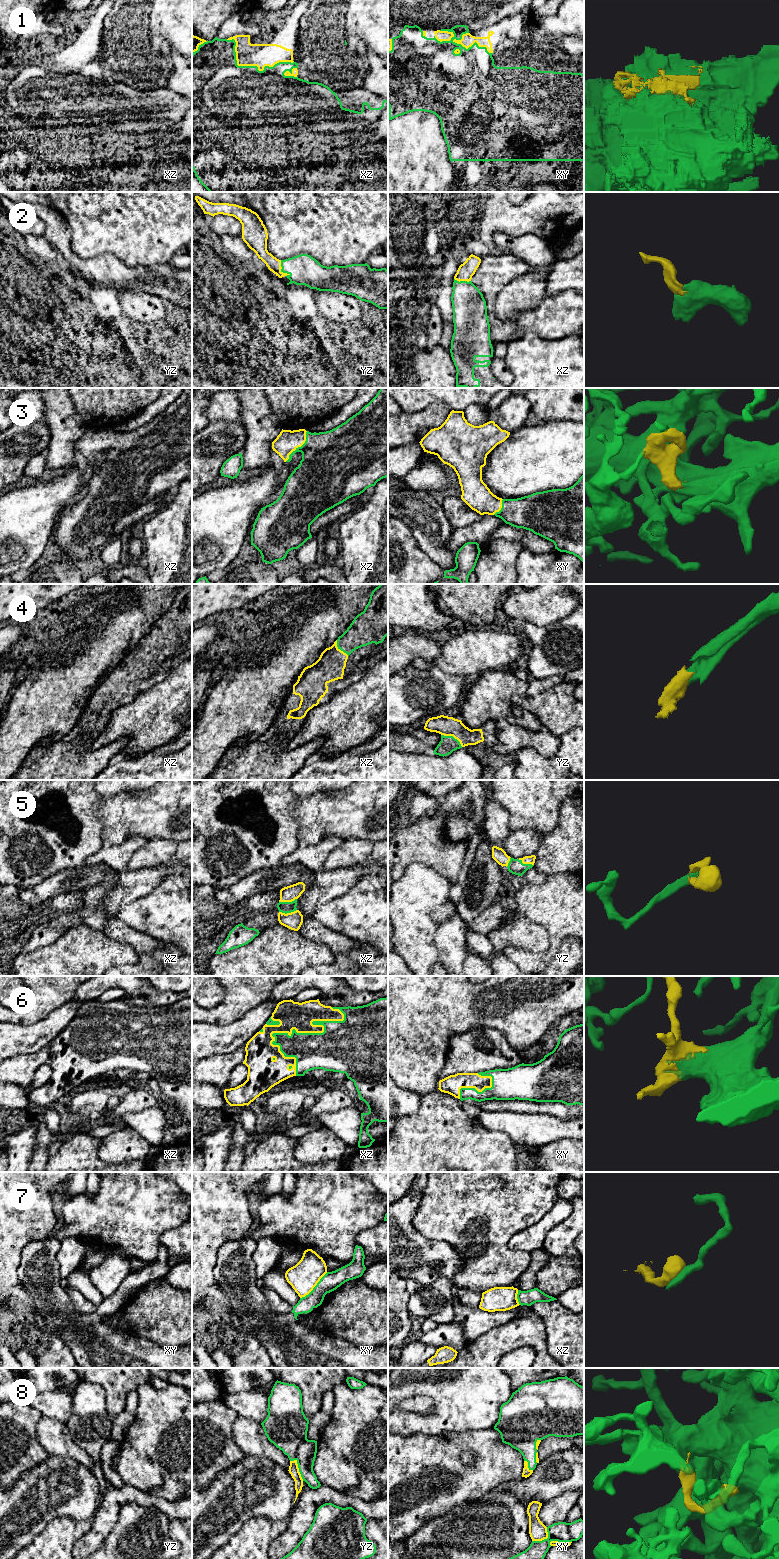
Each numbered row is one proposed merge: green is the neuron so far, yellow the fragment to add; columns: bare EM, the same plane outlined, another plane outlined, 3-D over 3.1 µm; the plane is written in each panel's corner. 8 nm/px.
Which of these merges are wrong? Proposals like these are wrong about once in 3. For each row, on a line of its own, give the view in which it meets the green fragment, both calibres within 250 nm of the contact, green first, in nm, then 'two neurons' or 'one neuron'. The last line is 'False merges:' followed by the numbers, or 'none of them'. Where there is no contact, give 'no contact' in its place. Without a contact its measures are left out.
1: meets green in xy; 420 nm thick on the green side, 100 nm on the other; two neurons
2: meets green in yz; 240 nm thick on the green side, 110 nm on the other; one neuron
3: meets green in xz; 440 nm thick on the green side, 180 nm on the other; one neuron
4: meets green in yz; 140 nm thick on the green side, 160 nm on the other; one neuron
5: meets green in xz; 100 nm thick on the green side, 130 nm on the other; one neuron
6: meets green in xz; 420 nm thick on the green side, 220 nm on the other; one neuron
7: meets green in xy; 150 nm thick on the green side, 240 nm on the other; two neurons
8: meets green in yz; 260 nm thick on the green side, 80 nm on the other; one neuron
False merges: 1, 7

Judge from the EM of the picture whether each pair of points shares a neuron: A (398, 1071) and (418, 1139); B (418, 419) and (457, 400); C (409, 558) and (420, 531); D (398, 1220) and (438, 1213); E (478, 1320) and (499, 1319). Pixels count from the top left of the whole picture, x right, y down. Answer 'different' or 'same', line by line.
A: different
B: different
C: different
D: different
E: same

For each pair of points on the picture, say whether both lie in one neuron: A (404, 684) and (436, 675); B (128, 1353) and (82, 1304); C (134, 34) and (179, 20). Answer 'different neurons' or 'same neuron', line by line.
A: same neuron
B: different neurons
C: different neurons

